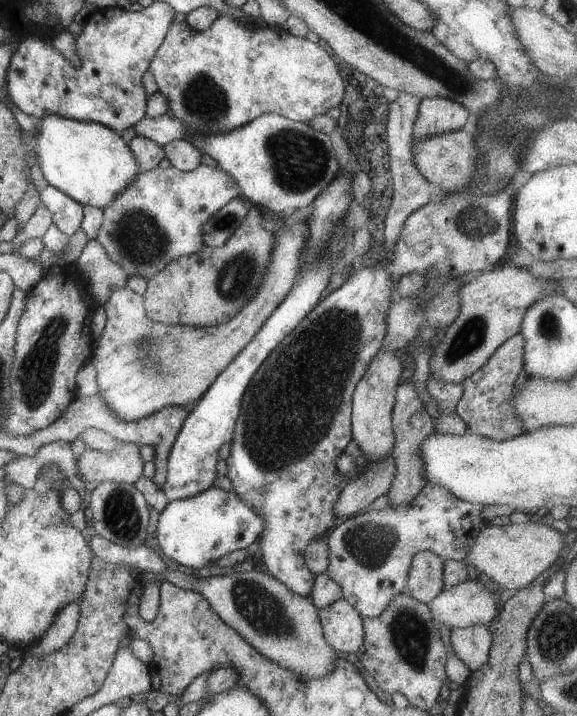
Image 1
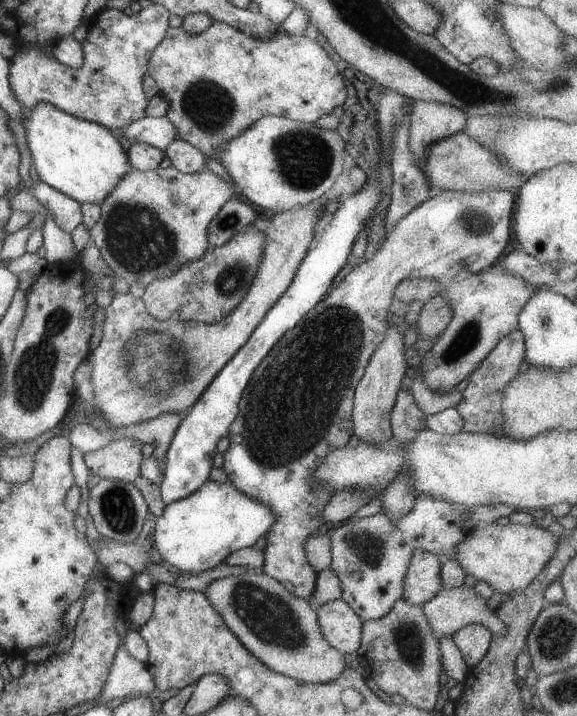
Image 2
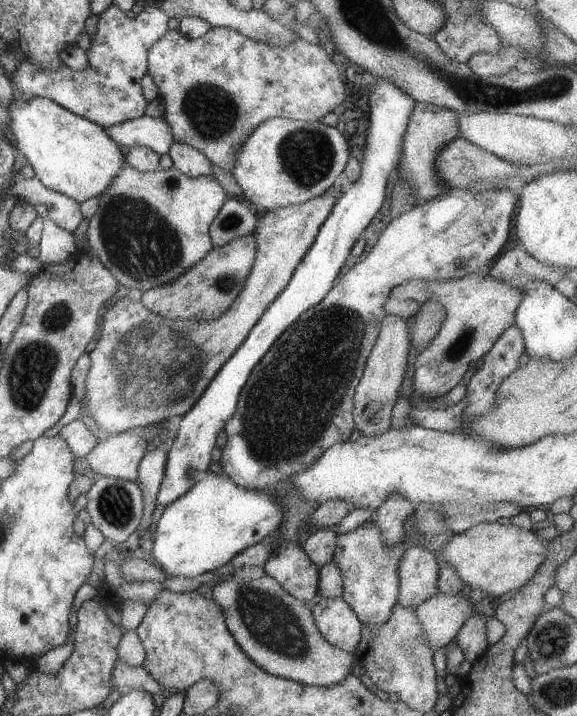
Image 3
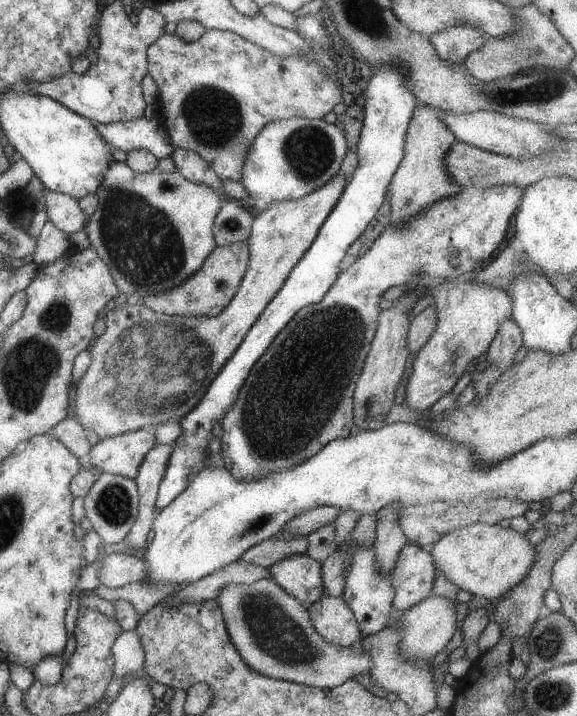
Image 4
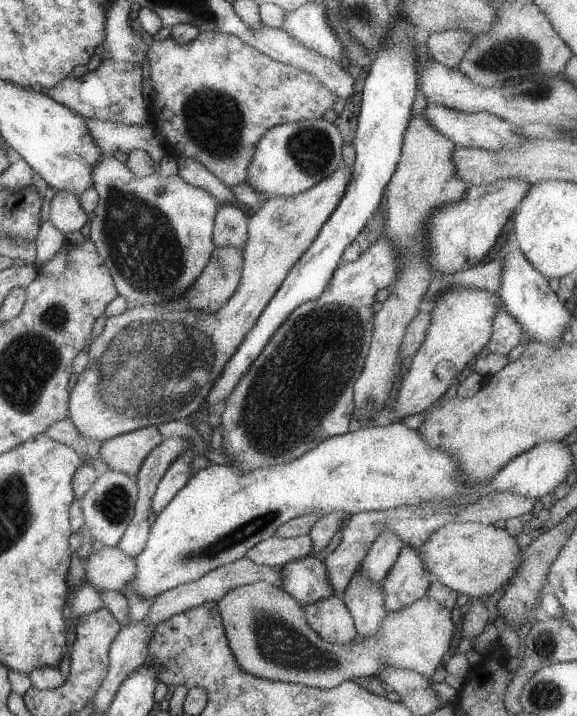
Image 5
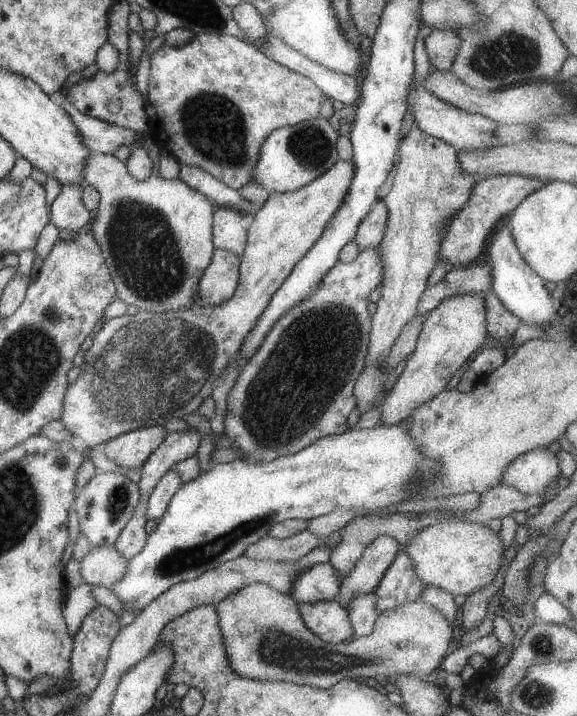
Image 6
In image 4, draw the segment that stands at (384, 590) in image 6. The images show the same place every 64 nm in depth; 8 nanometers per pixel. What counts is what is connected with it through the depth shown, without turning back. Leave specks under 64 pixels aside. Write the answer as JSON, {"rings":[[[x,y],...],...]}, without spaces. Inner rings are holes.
{"rings":[[[404,545],[388,576],[392,589],[391,612],[401,613],[428,597],[434,574],[432,559],[426,548]]]}

